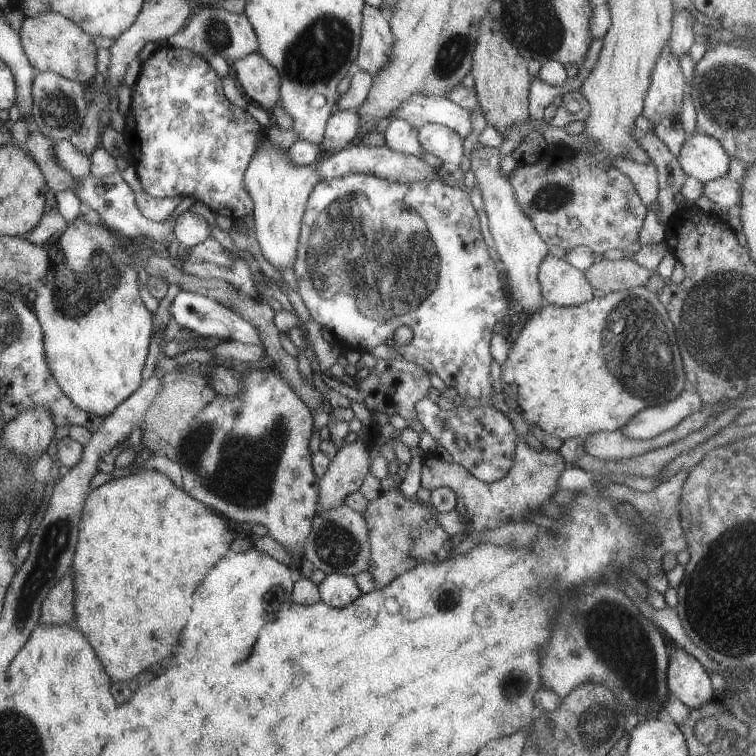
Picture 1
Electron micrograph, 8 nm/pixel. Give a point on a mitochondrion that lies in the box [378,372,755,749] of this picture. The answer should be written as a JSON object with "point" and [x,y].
{"point":[625,648]}

